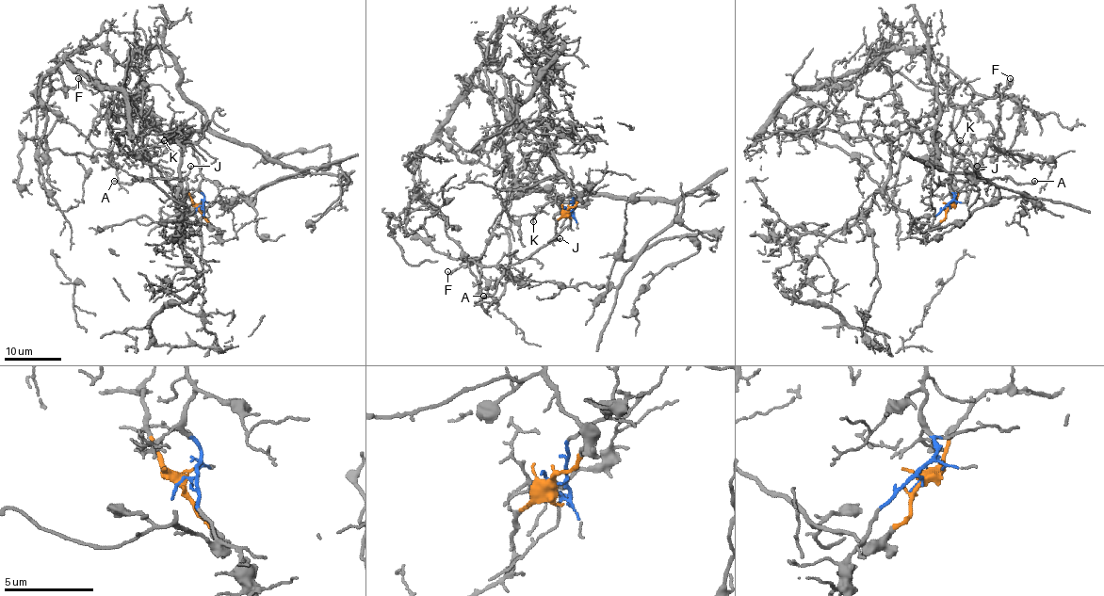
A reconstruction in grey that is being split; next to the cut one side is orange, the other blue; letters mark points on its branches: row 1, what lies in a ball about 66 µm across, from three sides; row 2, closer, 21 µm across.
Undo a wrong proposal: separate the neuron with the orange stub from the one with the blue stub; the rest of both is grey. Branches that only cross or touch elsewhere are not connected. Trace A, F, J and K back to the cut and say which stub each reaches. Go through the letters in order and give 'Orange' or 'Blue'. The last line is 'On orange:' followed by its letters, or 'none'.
A: Orange
F: Blue
J: Orange
K: Blue
On orange: A, J

